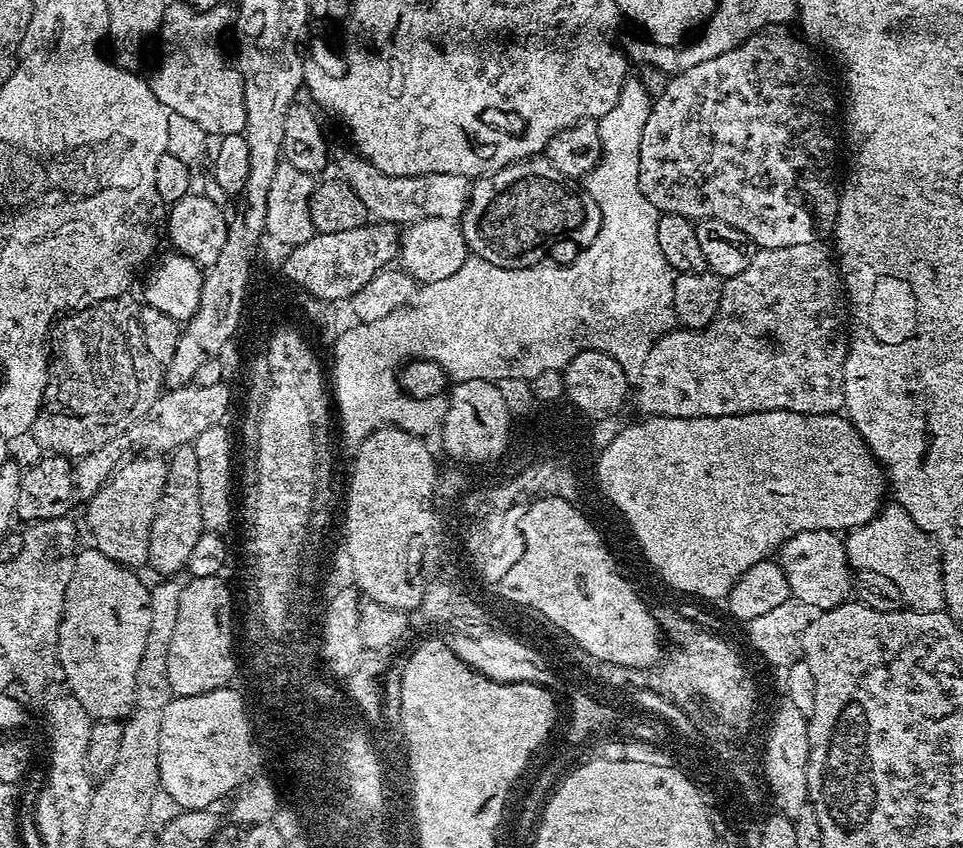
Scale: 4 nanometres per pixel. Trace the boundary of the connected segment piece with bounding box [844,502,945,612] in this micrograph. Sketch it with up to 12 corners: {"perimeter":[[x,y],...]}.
{"perimeter":[[888,503],[847,533],[856,570],[902,590],[913,612],[945,611],[932,537]]}

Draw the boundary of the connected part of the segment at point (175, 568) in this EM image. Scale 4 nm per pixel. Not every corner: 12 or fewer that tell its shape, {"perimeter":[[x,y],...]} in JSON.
{"perimeter":[[173,450],[150,526],[149,569],[183,573],[206,530],[198,454]]}

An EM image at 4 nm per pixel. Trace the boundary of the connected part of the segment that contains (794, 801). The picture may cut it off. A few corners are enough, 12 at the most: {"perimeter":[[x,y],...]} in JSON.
{"perimeter":[[781,699],[760,758],[781,815],[808,803],[808,716]]}

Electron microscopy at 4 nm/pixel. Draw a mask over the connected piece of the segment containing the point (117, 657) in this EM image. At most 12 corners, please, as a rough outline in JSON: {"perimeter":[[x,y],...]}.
{"perimeter":[[77,555],[58,654],[93,721],[127,717],[149,585]]}

